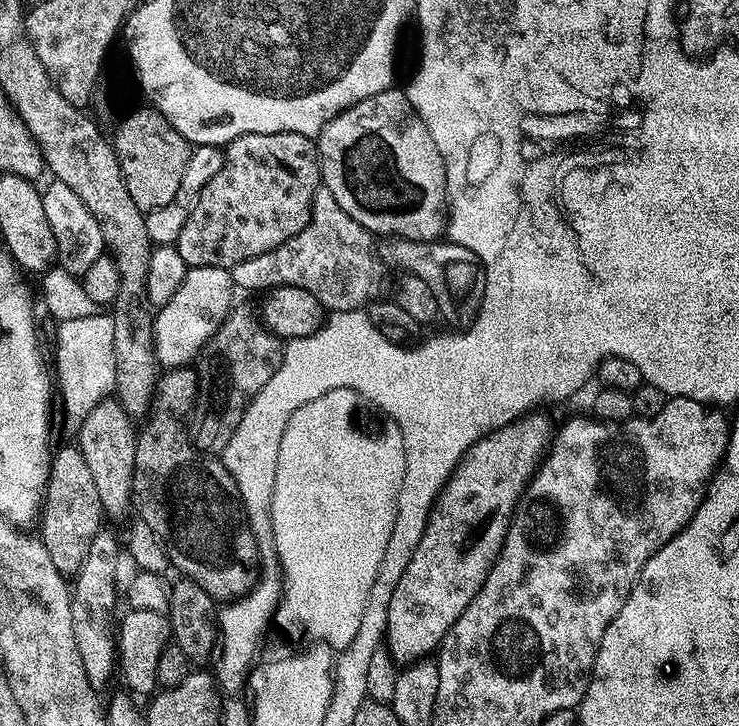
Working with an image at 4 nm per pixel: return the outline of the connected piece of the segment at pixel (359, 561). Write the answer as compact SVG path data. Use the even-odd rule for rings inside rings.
M335 388L294 410L278 446L278 470L274 474L272 537L284 571L284 594L274 624L276 628L305 632L309 641L320 641L332 650L348 648L358 626L362 626L363 612L394 530L396 499L404 477L404 443L398 426L385 423L377 440L359 432L352 421L356 404L354 390Z

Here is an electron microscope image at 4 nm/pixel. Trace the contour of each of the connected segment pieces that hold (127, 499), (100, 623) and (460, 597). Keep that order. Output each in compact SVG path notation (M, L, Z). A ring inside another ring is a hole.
M107 398L101 401L100 404L94 406L94 410L90 411L90 414L87 415L86 420L81 426L81 430L78 435L78 447L80 449L80 453L82 454L82 458L86 458L86 466L90 466L90 475L94 477L94 487L98 490L98 498L100 499L100 505L102 506L102 510L104 511L104 516L107 519L112 520L120 520L123 518L127 512L130 512L132 508L132 479L134 478L134 454L136 453L136 438L138 435L137 429L134 427L132 429L132 424L134 424L133 419L128 417L122 405L120 405L120 401L115 398Z
M108 530L94 534L94 542L90 542L90 551L86 554L86 562L82 562L79 572L71 585L70 611L73 614L73 630L75 645L78 646L79 657L82 658L83 669L90 686L95 690L103 690L112 680L112 672L117 669L118 652L114 641L114 626L108 622L108 615L116 602L116 555L122 552L122 544Z
M525 414L519 420L475 440L444 483L444 489L440 491L432 506L432 513L428 515L426 530L402 578L398 578L398 586L386 601L386 649L397 665L407 666L417 658L435 653L439 649L454 622L458 622L466 606L470 606L472 599L479 594L480 587L488 577L488 571L496 565L496 560L504 549L508 528L516 515L516 505L520 503L521 496L549 451L554 437L553 425L548 425L546 417L536 415Z

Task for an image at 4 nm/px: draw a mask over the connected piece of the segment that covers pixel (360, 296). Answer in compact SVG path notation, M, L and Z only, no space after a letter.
M321 186L314 194L310 222L306 222L306 226L298 230L294 238L282 242L282 246L234 265L230 269L232 282L237 289L245 288L248 292L261 291L260 293L282 286L298 286L302 290L310 290L310 294L314 294L314 298L318 298L318 302L322 302L325 309L332 312L350 312L359 309L369 299L368 291L372 288L372 240L374 241L373 233L367 232L361 224L354 222L354 218L350 218L350 214L346 214L346 210L338 206L334 194Z

